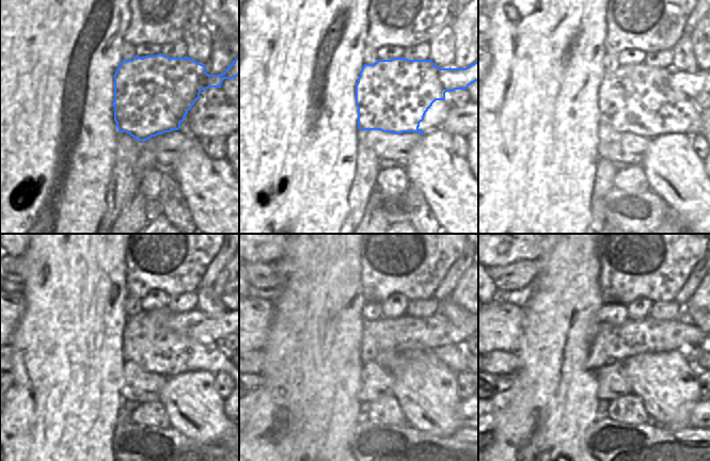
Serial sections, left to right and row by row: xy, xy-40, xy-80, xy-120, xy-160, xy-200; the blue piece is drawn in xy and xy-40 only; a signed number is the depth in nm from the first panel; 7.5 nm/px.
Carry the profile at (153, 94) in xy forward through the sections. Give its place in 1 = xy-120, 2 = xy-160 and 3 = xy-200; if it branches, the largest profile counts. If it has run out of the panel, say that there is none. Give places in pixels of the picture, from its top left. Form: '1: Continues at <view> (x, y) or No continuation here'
1: Continues at xy-120 (157, 340)
2: Continues at xy-160 (383, 339)
3: Continues at xy-200 (613, 343).

